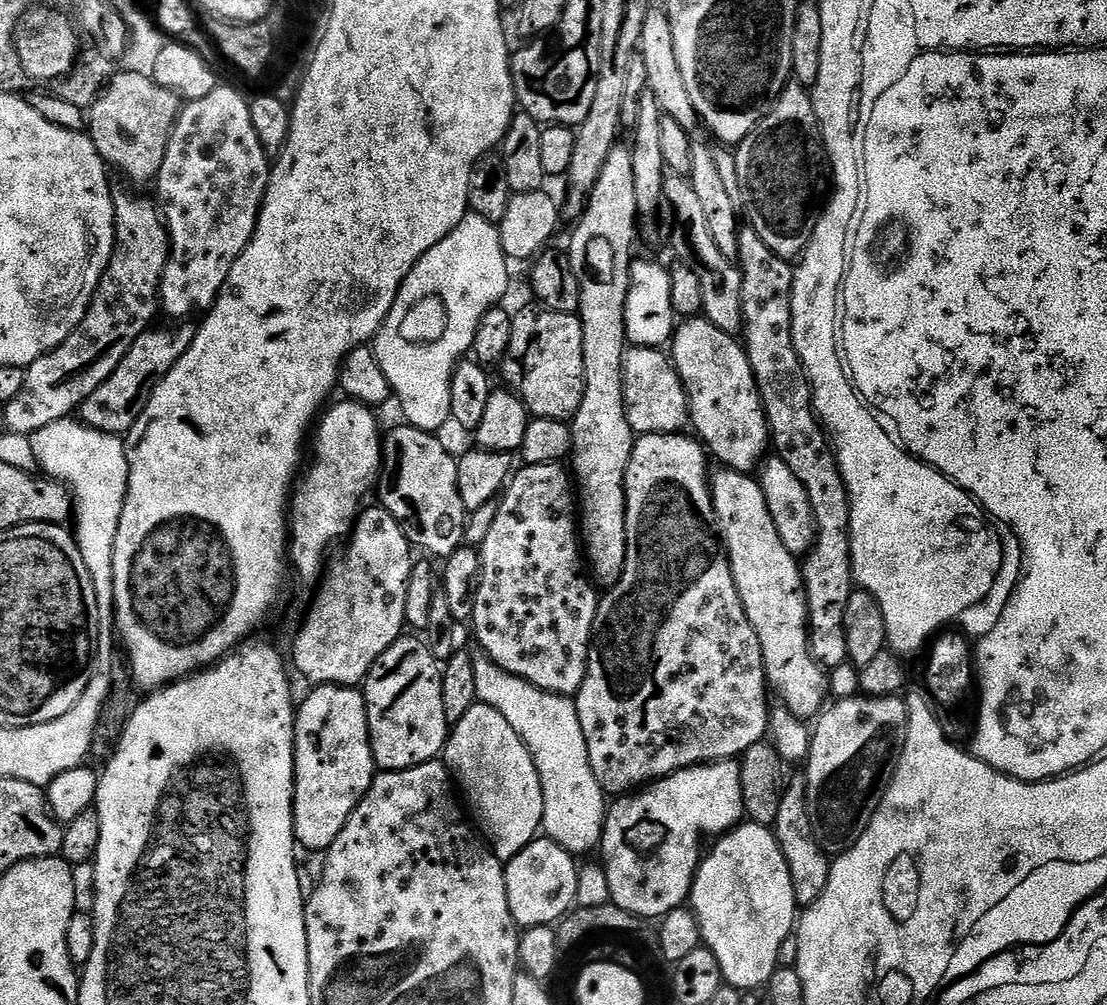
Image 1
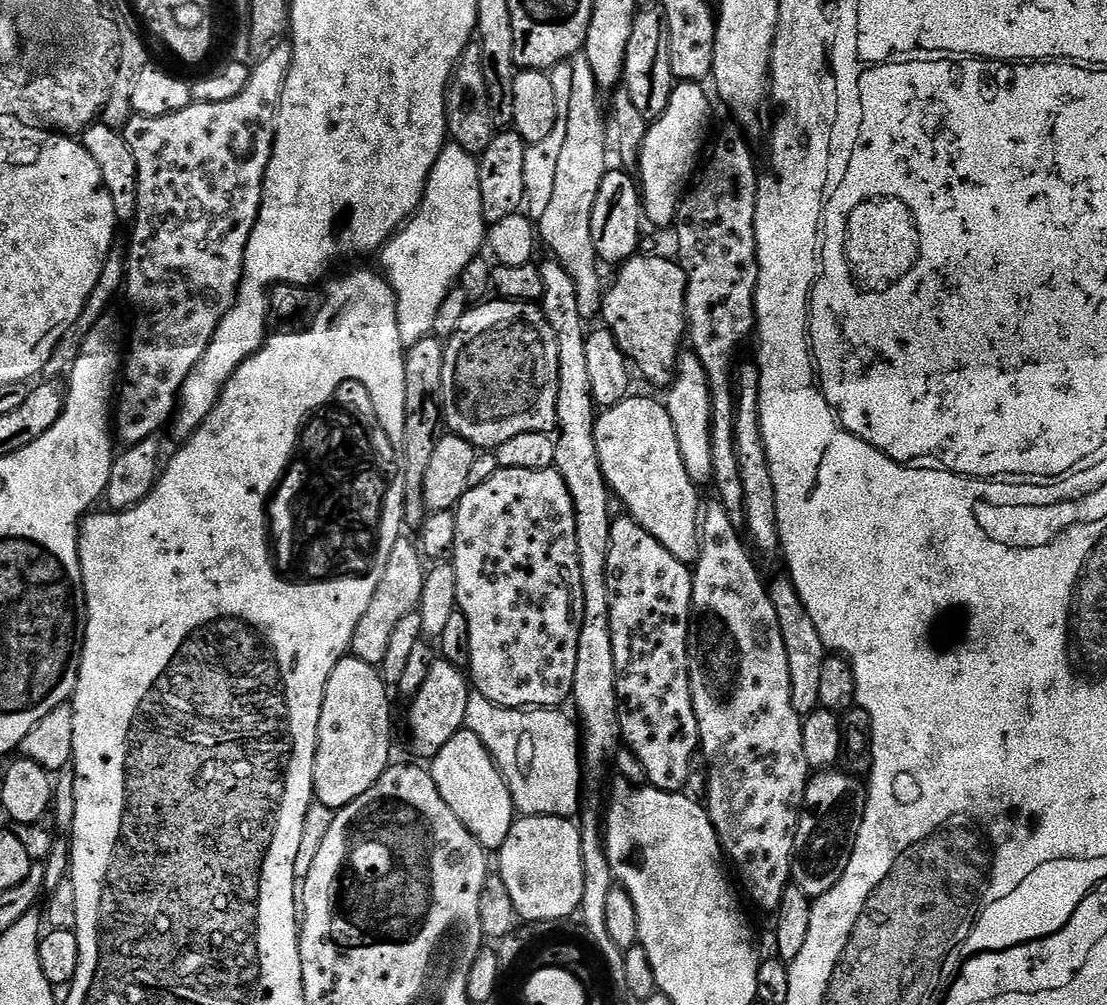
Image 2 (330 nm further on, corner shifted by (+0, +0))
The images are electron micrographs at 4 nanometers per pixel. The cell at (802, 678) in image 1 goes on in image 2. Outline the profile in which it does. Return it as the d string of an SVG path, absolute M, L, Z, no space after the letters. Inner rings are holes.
M630 394L622 402L618 402L612 408L605 408L597 415L596 429L594 430L594 442L598 462L602 466L604 481L608 484L611 495L624 503L623 511L638 522L674 558L682 563L695 565L698 555L698 521L702 516L702 503L698 487L686 472L683 465L682 451L679 450L678 438L675 437L674 424L670 414L660 400L651 400L648 396L636 396Z

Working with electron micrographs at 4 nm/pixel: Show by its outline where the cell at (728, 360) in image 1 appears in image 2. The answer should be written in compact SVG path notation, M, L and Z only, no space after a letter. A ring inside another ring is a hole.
M637 254L630 257L629 260L624 261L623 264L619 265L618 271L620 272L616 276L616 281L612 285L607 285L606 291L604 292L604 306L602 309L602 320L606 325L609 332L614 334L614 338L618 342L618 346L624 352L624 355L628 357L629 361L634 365L635 371L645 376L650 383L656 388L667 389L673 381L674 375L676 375L676 363L677 357L682 352L682 346L680 343L685 343L686 340L686 313L688 307L686 306L686 286L688 285L688 276L684 272L684 268L675 259L667 260L664 256L644 256L645 254Z

